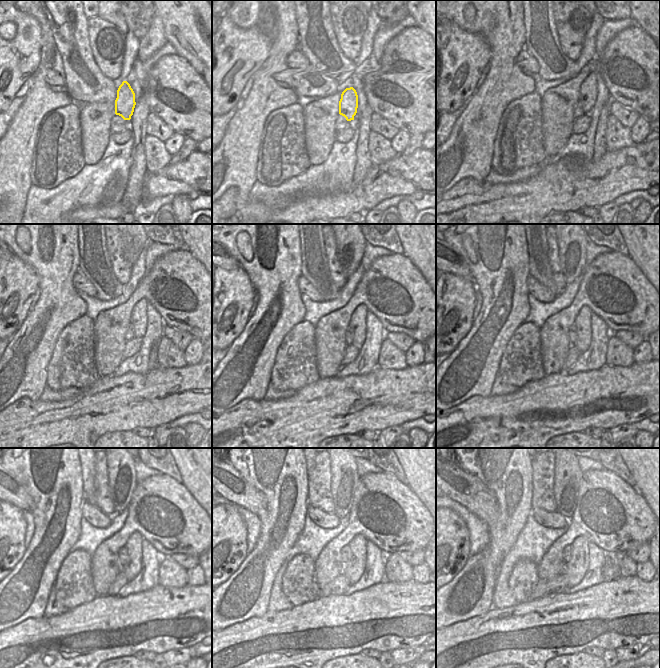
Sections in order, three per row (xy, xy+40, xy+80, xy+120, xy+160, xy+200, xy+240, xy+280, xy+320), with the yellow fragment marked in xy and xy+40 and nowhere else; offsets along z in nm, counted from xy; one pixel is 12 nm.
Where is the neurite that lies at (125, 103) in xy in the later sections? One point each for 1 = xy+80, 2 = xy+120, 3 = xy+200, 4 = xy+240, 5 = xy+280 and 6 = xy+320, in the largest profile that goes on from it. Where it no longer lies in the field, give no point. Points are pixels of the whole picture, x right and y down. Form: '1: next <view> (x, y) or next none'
1: next xy+80 (588, 92)
2: next xy+120 (138, 319)
3: next xy+200 (582, 322)
4: next xy+240 (133, 565)
5: next xy+280 (353, 569)
6: next xy+320 (575, 569)

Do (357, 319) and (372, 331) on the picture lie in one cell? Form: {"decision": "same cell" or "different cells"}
{"decision": "different cells"}

